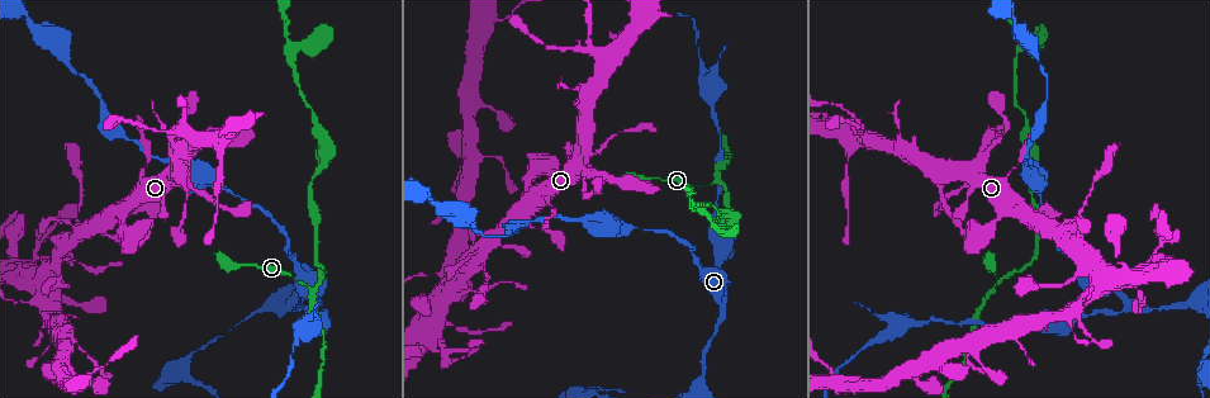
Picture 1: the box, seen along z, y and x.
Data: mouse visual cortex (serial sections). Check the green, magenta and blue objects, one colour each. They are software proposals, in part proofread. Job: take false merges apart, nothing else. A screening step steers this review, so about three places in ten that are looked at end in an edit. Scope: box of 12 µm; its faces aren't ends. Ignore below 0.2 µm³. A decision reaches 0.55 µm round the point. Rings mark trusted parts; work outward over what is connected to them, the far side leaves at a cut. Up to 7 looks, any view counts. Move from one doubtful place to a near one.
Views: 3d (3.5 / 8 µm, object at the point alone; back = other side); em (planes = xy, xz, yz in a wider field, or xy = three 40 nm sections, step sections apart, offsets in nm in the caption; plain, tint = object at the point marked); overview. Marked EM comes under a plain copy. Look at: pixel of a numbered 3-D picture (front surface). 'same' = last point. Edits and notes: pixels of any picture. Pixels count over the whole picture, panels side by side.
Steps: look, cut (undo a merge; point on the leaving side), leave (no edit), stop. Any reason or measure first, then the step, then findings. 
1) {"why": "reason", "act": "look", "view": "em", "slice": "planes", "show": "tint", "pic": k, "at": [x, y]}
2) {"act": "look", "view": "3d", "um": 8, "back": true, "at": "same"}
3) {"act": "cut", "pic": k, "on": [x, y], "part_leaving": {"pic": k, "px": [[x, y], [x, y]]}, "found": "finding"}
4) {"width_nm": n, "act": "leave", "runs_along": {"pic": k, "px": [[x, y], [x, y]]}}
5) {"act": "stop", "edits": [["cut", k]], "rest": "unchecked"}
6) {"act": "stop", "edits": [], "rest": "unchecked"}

{"why": "thick turns thin", "act": "look", "view": "3d", "um": 3.5, "pic": 1, "at": [723, 317]}

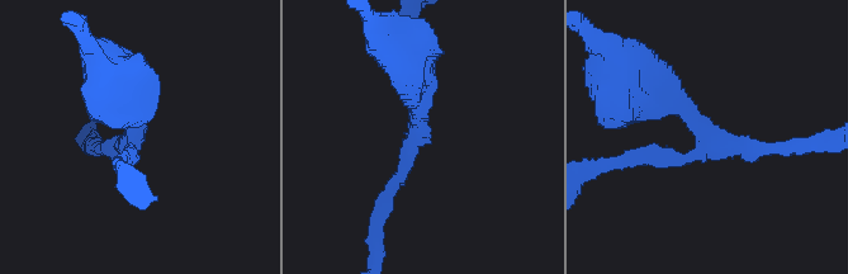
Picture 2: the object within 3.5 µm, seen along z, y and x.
{"arms": 3, "arm_widths_nm": [200, 200, 350], "why": "need the tissue", "act": "look", "view": "em", "slice": "xy", "step": 2, "show": "tint", "pic": 2, "at": [133, 136]}

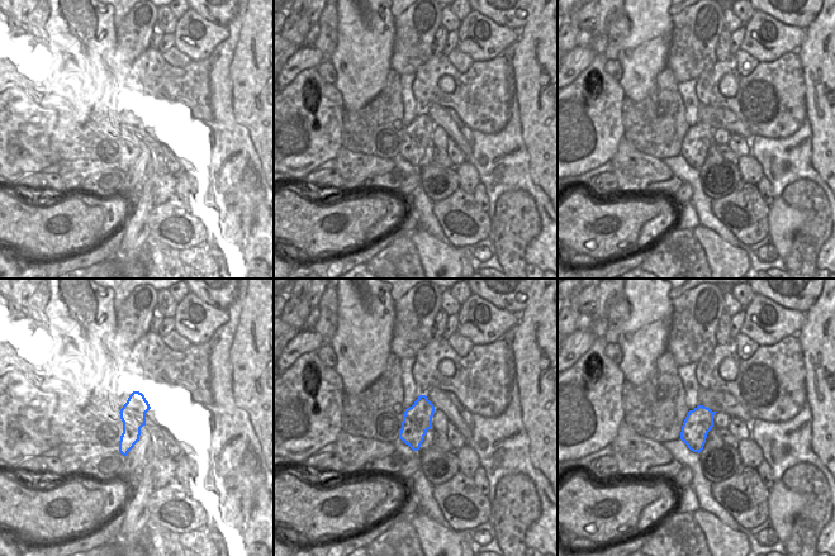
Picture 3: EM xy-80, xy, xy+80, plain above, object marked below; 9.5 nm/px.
{"act": "leave", "found": "one cell here"}

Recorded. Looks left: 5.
{"why": "arms part here", "act": "look", "view": "3d", "um": 3.5, "pic": 1, "at": [995, 288]}

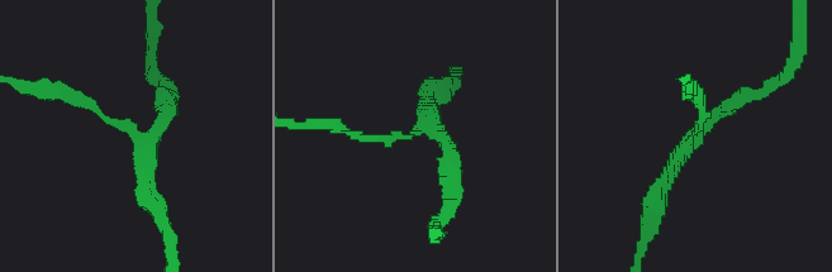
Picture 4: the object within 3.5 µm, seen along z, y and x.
{"act": "look", "view": "em", "slice": "xy", "step": 1, "show": "tint", "pic": 4, "at": [694, 139]}

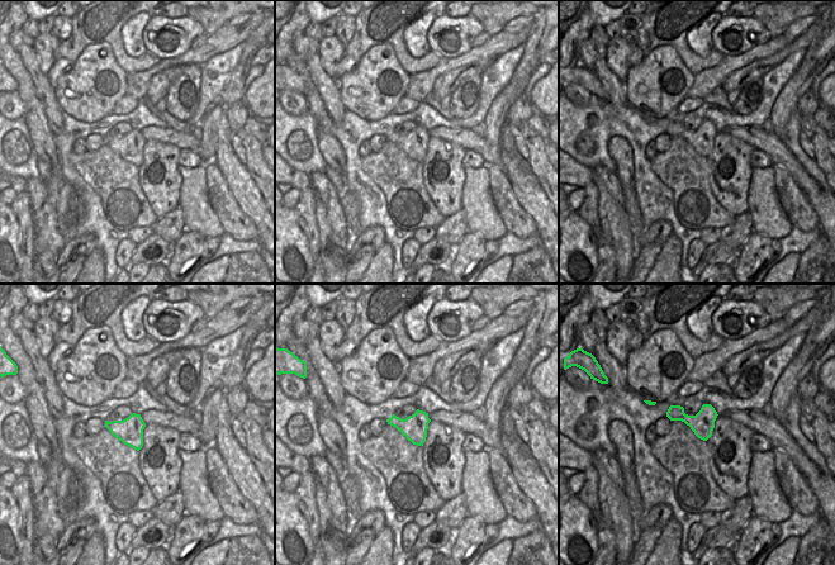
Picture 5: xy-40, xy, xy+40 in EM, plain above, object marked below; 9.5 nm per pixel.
{"act": "leave", "runs_along": {"pic": 4, "px": [[355, 136], [432, 129], [452, 184]]}, "found": "one cell here"}

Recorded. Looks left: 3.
{"why": "sharp bend", "act": "look", "view": "3d", "um": 8, "pic": 1, "at": [42, 295]}

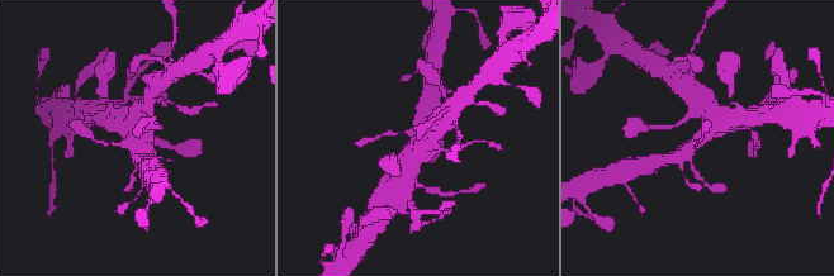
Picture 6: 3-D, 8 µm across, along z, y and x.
{"act": "look", "view": "3d", "um": 3.5, "pic": 6, "at": [712, 133]}

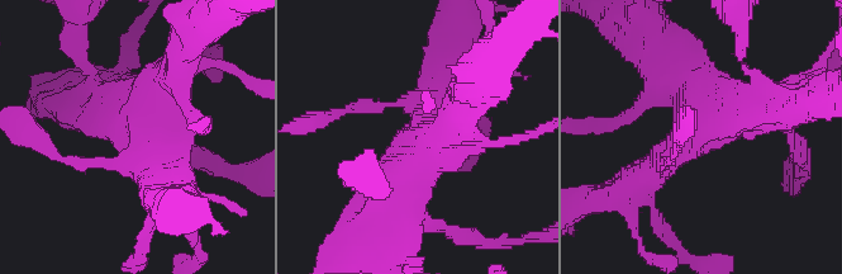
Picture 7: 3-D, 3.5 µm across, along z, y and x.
{"why": "shape alone is not enough", "act": "look", "view": "em", "slice": "xy", "step": 1, "show": "tint", "pic": 7, "at": [692, 140]}

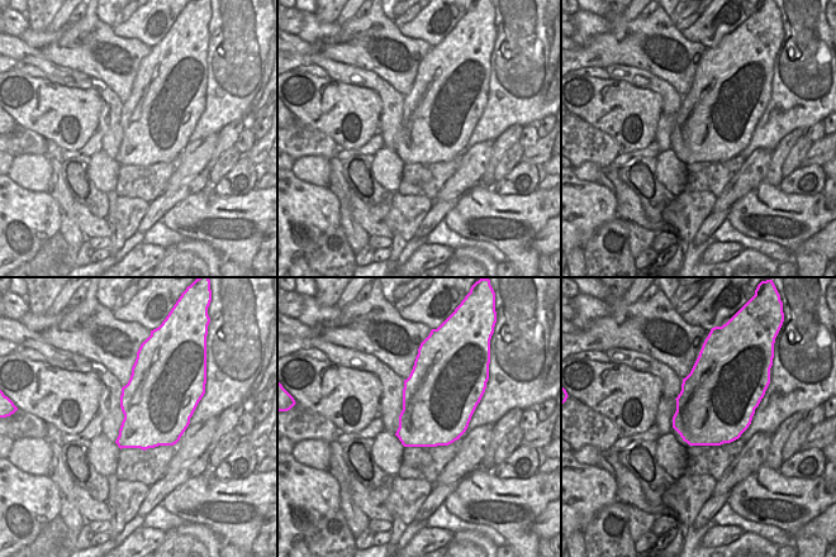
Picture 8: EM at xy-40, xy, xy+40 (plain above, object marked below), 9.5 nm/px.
{"act": "leave", "runs_along": {"pic": 7, "px": [[184, 50], [148, 116], [160, 179]]}, "found": "all the same cell"}

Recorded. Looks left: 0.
{"act": "stop", "edits": [], "rest": "unchecked"}

